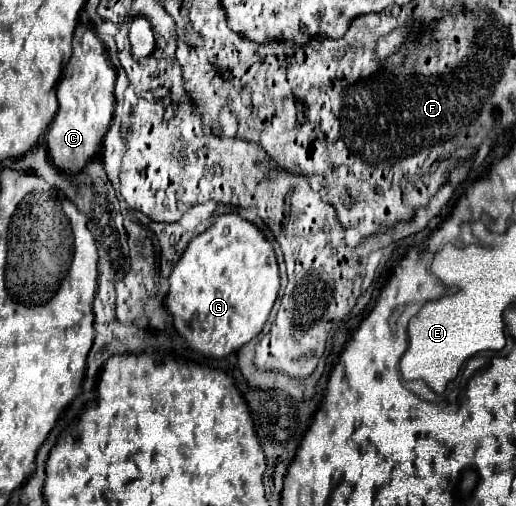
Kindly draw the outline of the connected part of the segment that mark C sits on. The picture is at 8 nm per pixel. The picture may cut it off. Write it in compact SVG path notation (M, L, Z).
M79 23L73 35L73 55L67 67L63 69L61 81L57 85L59 109L45 135L47 153L61 171L79 173L85 167L87 159L99 153L101 141L113 119L115 77L117 73L107 55L105 45L95 35L91 25Z

